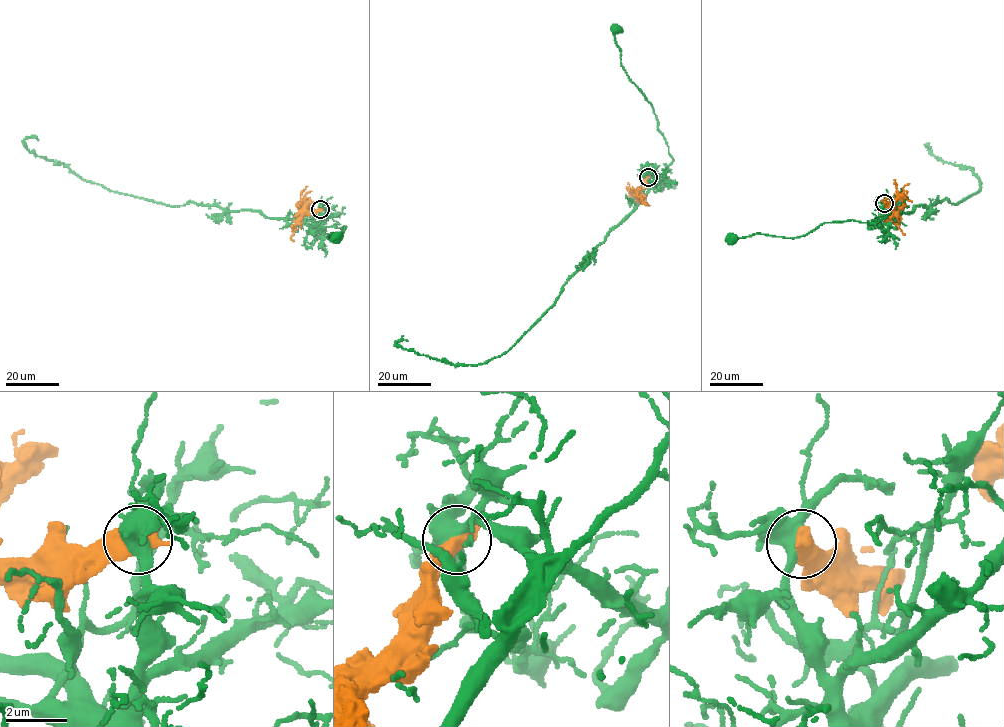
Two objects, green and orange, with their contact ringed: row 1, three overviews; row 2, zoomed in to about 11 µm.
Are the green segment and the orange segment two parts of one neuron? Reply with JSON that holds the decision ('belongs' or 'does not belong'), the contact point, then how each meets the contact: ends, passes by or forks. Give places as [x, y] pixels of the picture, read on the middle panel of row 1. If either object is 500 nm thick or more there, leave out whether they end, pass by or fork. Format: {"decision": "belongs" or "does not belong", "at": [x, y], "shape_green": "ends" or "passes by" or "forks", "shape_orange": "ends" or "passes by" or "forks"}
{"decision": "does not belong", "at": [648, 177]}

